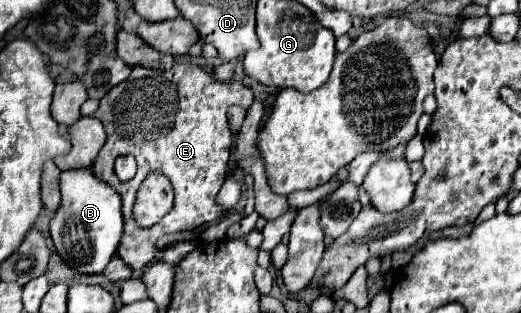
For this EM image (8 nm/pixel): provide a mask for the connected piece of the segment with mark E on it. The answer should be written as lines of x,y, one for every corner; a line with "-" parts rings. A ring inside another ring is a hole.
178,62
178,64
174,64
174,66
172,66
170,70
166,70
166,72
160,72
160,70
152,70
152,68
142,68
142,66
136,66
136,68
132,68
132,74
130,74
130,78
128,78
128,80
124,80
124,84
118,84
116,88
112,88
112,90
110,90
110,92
108,92
108,94
106,94
106,96
104,96
104,98
100,100
100,108
96,110
96,114
94,114
94,116
96,116
96,118
98,118
98,120
100,120
102,124
104,124
104,128
106,128
106,136
108,136
108,138
106,138
106,144
104,144
104,148
102,148
100,152
98,152
98,156
96,156
96,160
94,160
94,166
92,166
92,170
94,170
94,174
96,174
96,176
98,176
100,180
104,180
104,182
108,182
110,186
114,186
114,188
116,188
116,192
118,192
118,194
122,196
122,214
124,214
124,236
122,236
122,240
120,240
120,248
118,248
118,256
120,256
120,258
122,258
122,260
124,260
124,262
126,262
126,264
128,264
130,268
134,268
134,270
142,270
142,268
146,268
148,264
152,264
152,262
156,262
156,260
158,260
158,256
160,256
160,254
156,252
156,240
158,240
160,236
164,236
164,234
170,234
170,232
184,232
184,230
194,230
194,228
200,228
200,226
206,226
206,224
212,224
212,222
216,222
218,218
222,218
222,216
226,214
226,210
222,210
222,208
220,208
220,206
216,204
216,194
218,194
218,190
220,190
220,188
222,188
222,184
224,184
224,174
226,174
226,164
228,164
228,158
230,158
230,148
232,148
232,144
234,144
234,134
232,134
232,130
230,130
230,124
228,124
228,108
230,108
230,106
234,106
234,104
240,104
240,106
246,106
246,104
252,104
252,102
254,102
254,94
252,94
252,90
250,90
248,86
244,86
242,82
216,82
216,80
214,80
214,78
212,78
212,76
210,76
210,74
208,74
206,70
202,70
200,66
194,66
194,64
188,64
188,62
-
156,76
162,76
162,78
164,78
164,84
162,84
162,82
158,84
158,82
156,82
-
152,88
156,88
156,92
154,92
154,94
150,92
-
160,100
164,102
164,106
162,106
162,110
166,110
166,112
162,112
162,110
160,110
158,114
162,114
162,116
152,116
152,114
154,114
154,108
156,108
156,106
160,106
-
124,154
130,154
130,156
134,156
134,158
136,158
136,164
138,164
138,170
136,170
136,176
134,176
132,180
128,180
128,182
120,182
120,180
118,180
118,176
114,174
114,160
116,160
118,156
124,156
-
152,170
160,170
162,174
166,174
166,176
170,178
170,182
172,182
172,186
174,186
174,194
176,194
176,200
174,200
174,208
172,208
172,210
168,212
168,216
164,216
164,218
162,218
162,220
160,220
160,222
158,222
156,226
152,226
152,228
136,228
136,222
134,222
134,218
132,218
132,206
134,206
134,194
136,194
136,190
138,190
138,186
140,186
140,182
144,180
144,176
146,176
148,172
152,172

